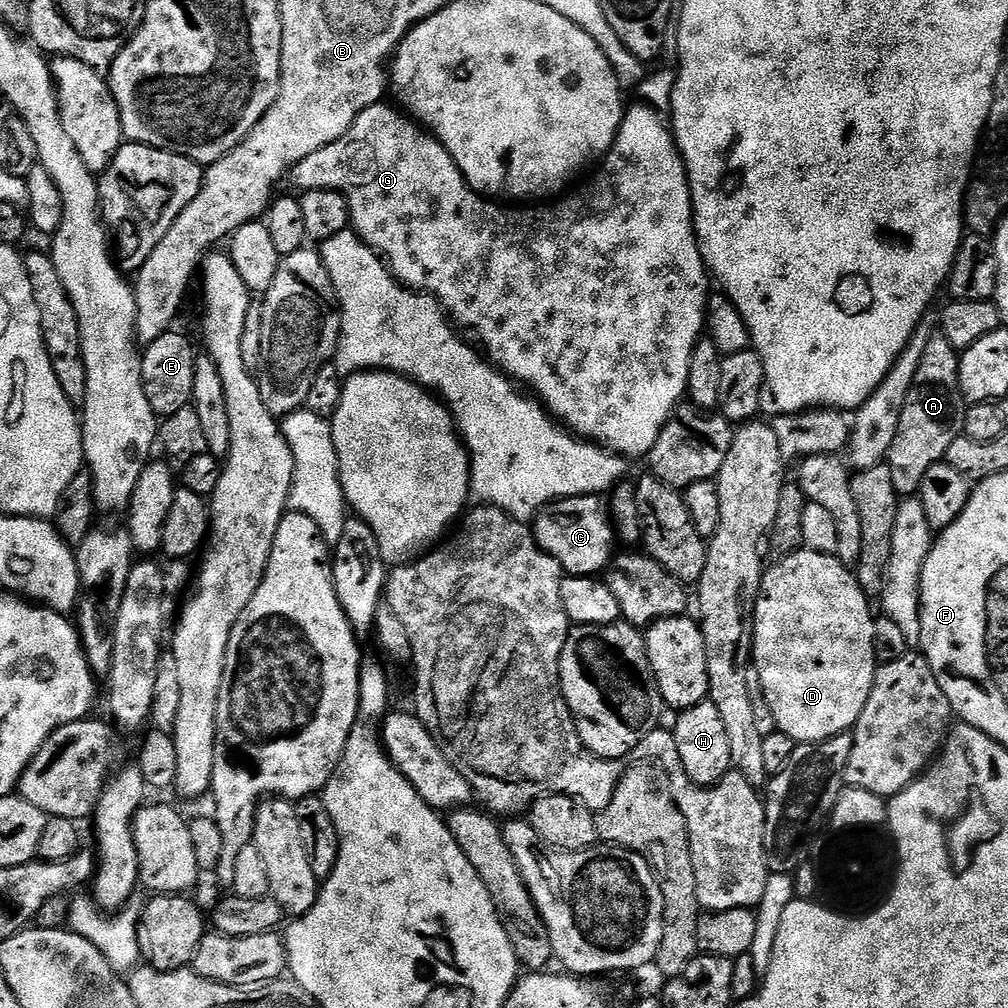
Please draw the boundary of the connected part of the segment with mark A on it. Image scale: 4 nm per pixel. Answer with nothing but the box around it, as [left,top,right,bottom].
[886,334,966,498]

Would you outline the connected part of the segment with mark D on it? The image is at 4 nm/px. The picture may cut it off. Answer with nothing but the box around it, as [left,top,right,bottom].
[752,550,878,744]

